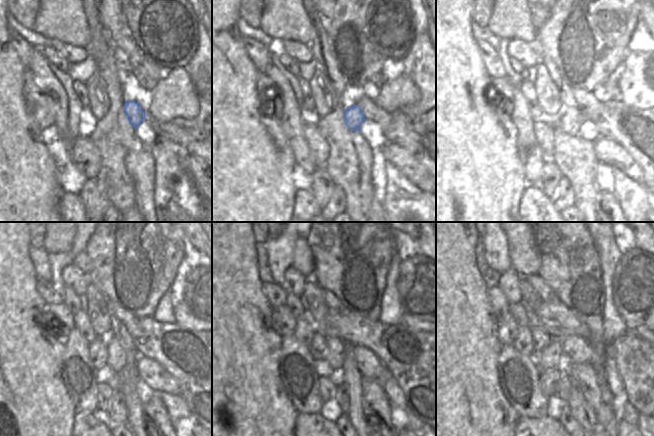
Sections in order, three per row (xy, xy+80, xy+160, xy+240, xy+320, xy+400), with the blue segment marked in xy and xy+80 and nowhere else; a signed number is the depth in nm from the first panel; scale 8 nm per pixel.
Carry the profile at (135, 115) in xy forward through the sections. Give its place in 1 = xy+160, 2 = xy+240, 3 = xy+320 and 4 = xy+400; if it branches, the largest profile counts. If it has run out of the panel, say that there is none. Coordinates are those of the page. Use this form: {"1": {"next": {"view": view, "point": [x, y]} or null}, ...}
{"1": {"next": {"view": "xy+160", "point": [570, 121]}}, "2": {"next": {"view": "xy+240", "point": [115, 354]}}, "3": {"next": {"view": "xy+320", "point": [335, 357]}}, "4": {"next": {"view": "xy+400", "point": [552, 357]}}}

